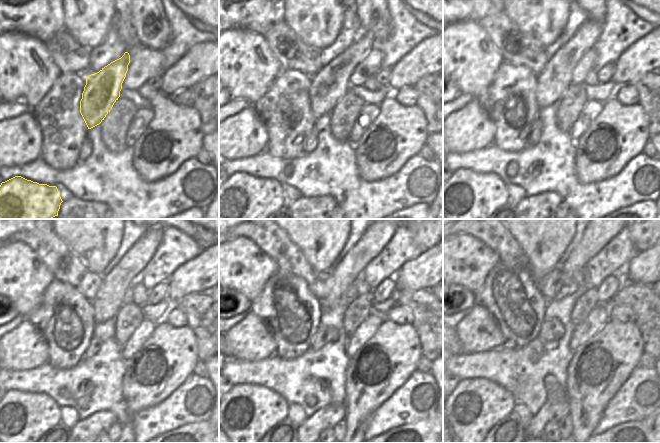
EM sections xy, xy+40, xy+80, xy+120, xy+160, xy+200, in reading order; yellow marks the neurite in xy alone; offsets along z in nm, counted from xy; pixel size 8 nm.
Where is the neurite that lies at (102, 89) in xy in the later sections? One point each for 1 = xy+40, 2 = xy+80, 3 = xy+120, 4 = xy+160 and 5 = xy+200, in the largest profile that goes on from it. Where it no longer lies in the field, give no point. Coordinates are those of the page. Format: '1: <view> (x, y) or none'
1: xy+40 (331, 82)
2: xy+80 (552, 82)
3: xy+120 (107, 302)
4: xy+160 (373, 239)
5: xy+200 (593, 239)

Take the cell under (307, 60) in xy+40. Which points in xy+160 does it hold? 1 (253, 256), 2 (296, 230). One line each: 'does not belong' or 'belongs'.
1: does not belong
2: does not belong

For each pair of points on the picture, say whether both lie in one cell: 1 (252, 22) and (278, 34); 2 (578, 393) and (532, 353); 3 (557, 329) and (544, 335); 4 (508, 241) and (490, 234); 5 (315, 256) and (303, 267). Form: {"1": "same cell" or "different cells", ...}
{"1": "different cells", "2": "different cells", "3": "same cell", "4": "same cell", "5": "different cells"}

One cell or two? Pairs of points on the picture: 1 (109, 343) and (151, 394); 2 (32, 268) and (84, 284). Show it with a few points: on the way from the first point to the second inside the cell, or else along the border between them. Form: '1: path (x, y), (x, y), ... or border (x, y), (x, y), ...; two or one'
1: border (126, 362), (126, 370), (121, 386); two
2: border (37, 255), (54, 277); two

